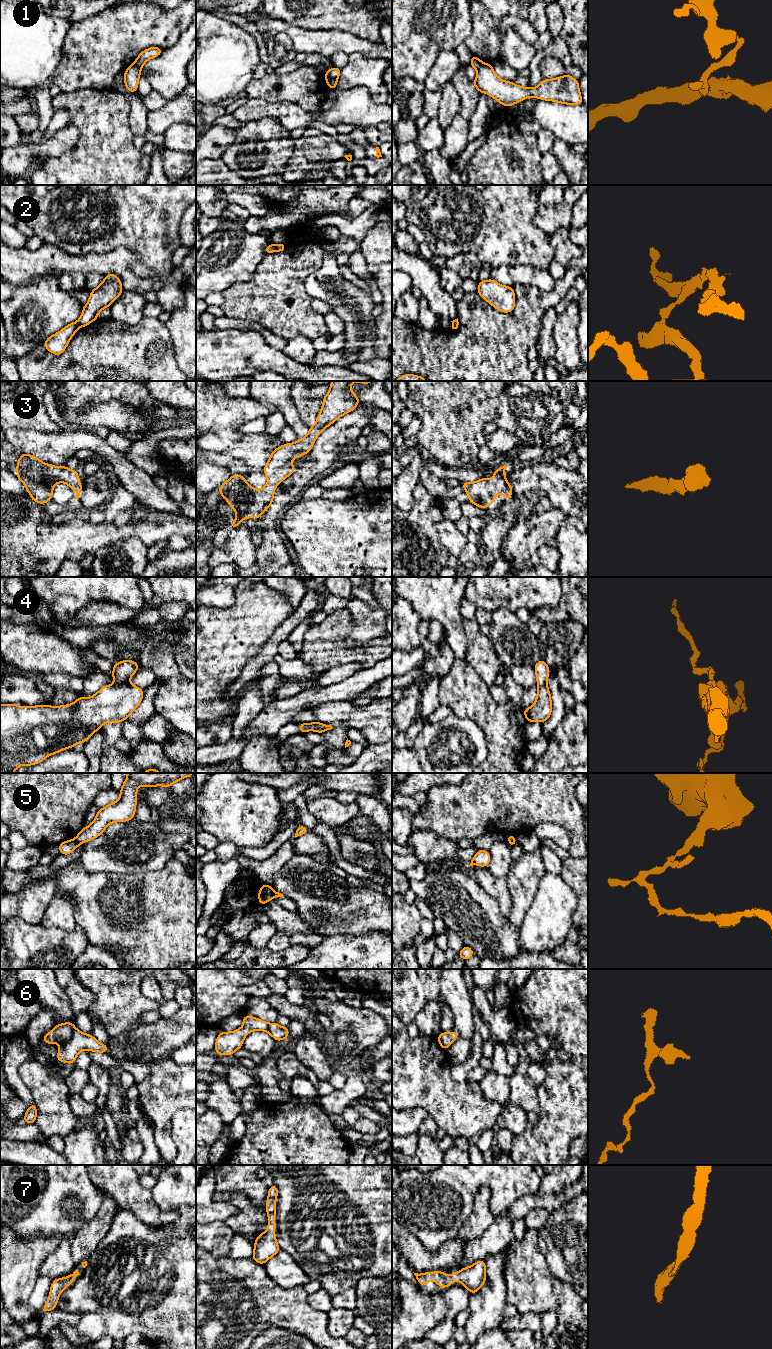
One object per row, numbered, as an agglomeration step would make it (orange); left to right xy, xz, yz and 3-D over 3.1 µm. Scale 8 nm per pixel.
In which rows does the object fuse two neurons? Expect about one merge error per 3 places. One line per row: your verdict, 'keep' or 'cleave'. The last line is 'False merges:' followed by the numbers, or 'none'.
1: cleave
2: cleave
3: keep
4: cleave
5: cleave
6: keep
7: keep
False merges: 1, 2, 4, 5

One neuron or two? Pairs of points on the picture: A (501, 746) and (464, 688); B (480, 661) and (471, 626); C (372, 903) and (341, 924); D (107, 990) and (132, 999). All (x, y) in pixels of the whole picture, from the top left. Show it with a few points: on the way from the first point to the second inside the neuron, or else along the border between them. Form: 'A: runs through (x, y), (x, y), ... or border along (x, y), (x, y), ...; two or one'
A: runs through (499, 732), (499, 725), (476, 702); one
B: runs through (480, 652), (474, 635); one
C: runs through (364, 910), (354, 911), (349, 916); one
D: runs through (113, 990), (122, 999), (126, 999); one

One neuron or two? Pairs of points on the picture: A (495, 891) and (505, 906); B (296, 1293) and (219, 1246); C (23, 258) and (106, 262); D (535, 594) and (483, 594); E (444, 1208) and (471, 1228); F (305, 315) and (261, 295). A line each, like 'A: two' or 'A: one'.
A: one
B: two
C: one
D: one
E: two
F: one

